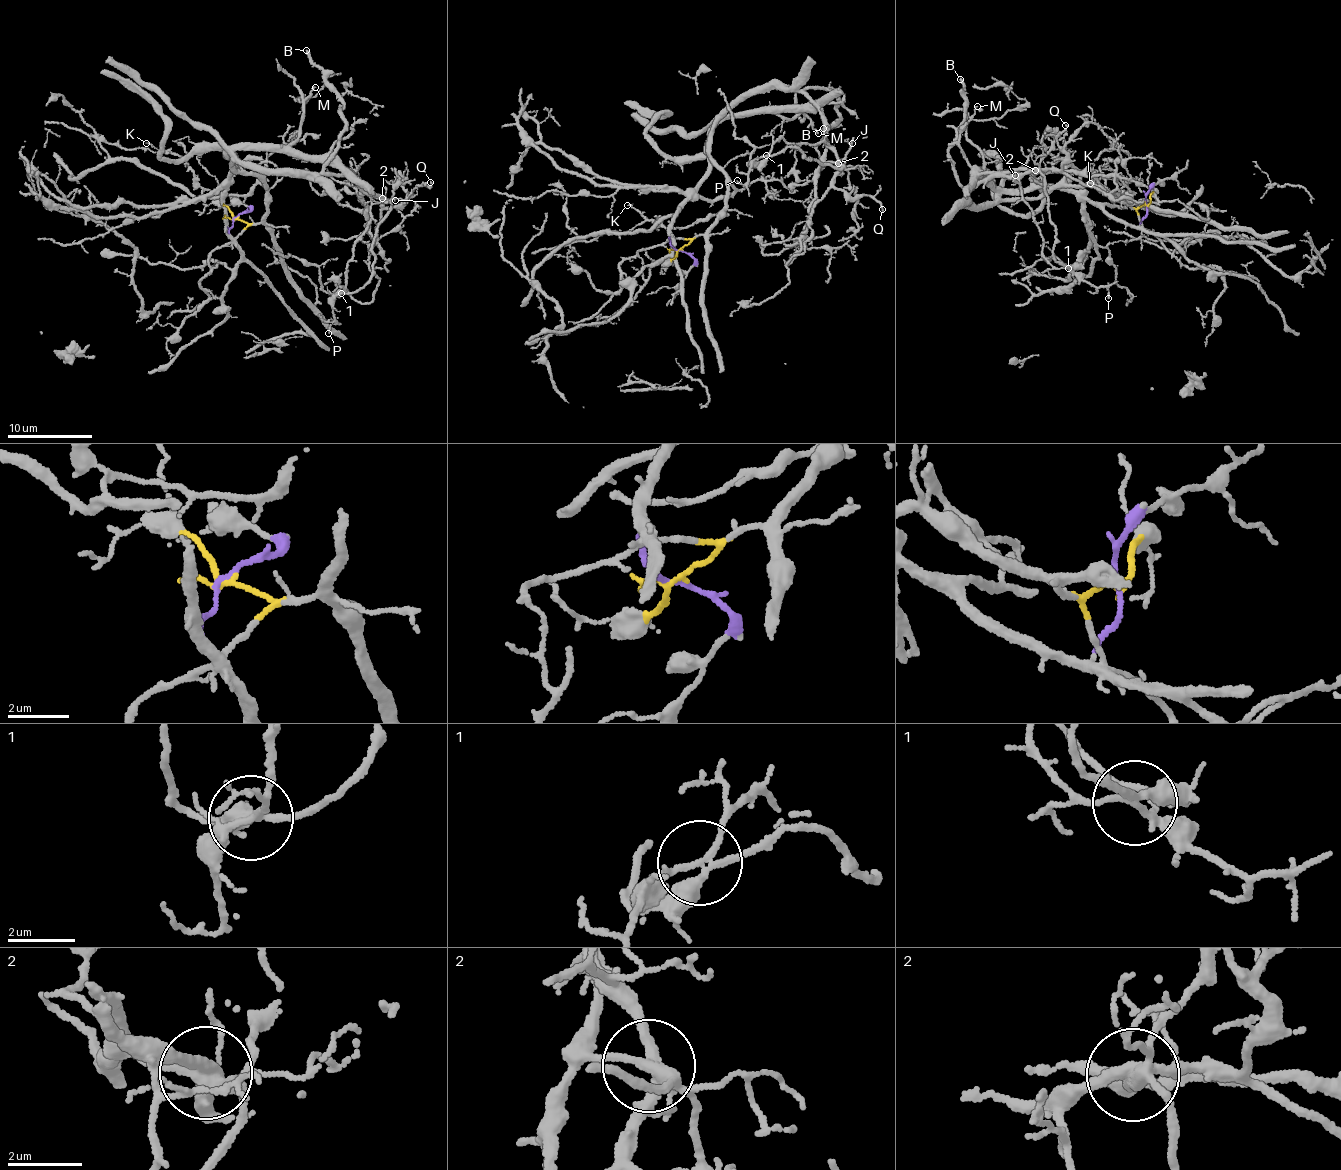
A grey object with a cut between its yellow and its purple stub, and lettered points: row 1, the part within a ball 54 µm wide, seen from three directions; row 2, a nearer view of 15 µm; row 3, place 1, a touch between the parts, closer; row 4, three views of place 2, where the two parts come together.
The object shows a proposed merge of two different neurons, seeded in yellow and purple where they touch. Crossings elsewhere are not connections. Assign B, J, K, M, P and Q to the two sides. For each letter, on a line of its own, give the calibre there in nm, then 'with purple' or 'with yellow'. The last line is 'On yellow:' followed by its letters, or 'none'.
B: calibre 240 nm; with yellow
J: calibre 80 nm; with yellow
K: calibre 110 nm; with yellow
M: calibre 130 nm; with purple
P: calibre 110 nm; with yellow
Q: calibre 130 nm; with yellow
On yellow: B, J, K, P, Q

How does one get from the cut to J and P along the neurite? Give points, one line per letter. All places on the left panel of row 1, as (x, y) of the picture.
J: (235, 220), (261, 222), (268, 191), (257, 176), (235, 172), (235, 159), (348, 175), (373, 204), (394, 200)
P: (235, 220), (261, 222), (268, 191), (257, 176), (235, 172), (235, 159), (348, 175), (371, 195), (328, 333)

